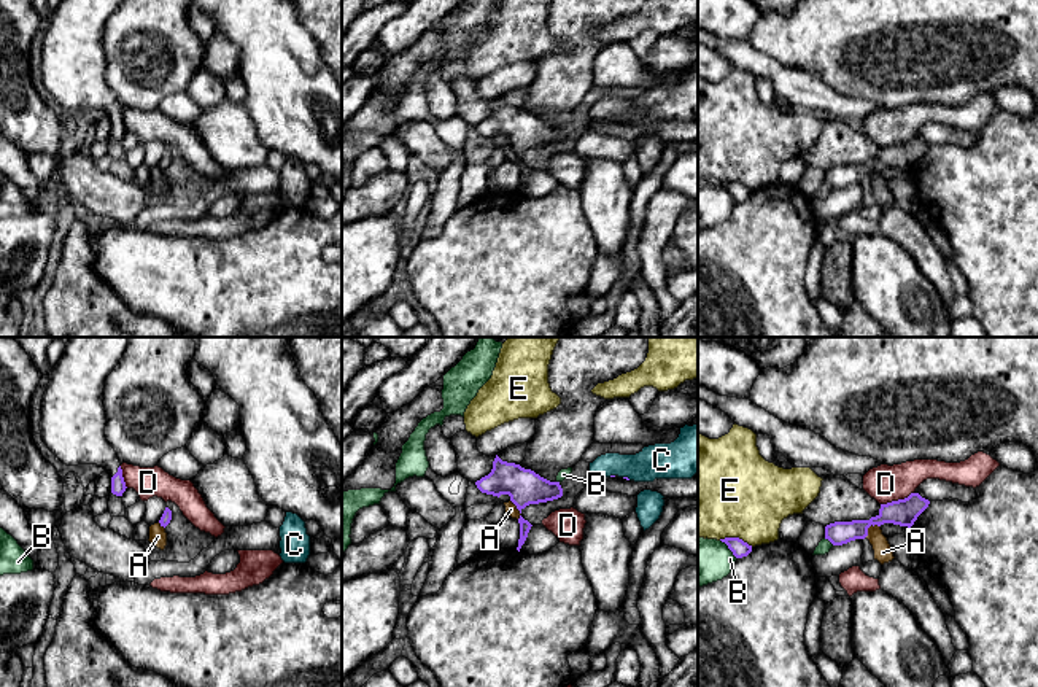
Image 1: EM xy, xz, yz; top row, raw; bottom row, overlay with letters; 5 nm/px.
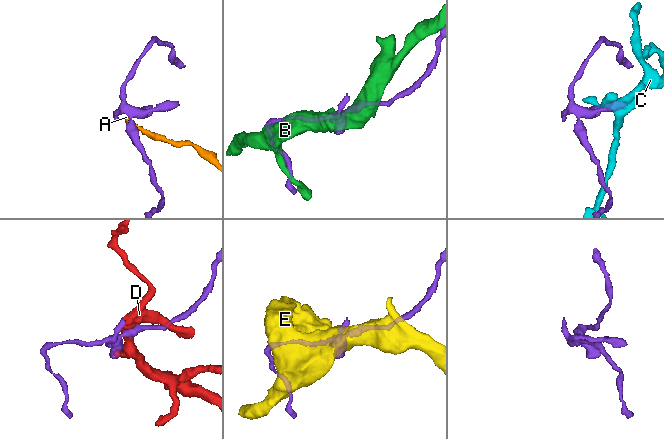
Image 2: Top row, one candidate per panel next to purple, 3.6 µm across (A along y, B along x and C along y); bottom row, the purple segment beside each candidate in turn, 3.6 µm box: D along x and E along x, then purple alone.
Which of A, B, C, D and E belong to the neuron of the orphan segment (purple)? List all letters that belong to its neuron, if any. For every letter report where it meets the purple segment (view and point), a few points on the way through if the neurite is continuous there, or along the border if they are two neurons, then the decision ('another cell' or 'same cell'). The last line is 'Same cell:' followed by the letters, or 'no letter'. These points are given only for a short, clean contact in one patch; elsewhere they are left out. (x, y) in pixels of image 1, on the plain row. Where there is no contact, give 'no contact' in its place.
A: yz (870, 169) | along yz (879, 169), (871, 169), (865, 180) | another cell
B: yz (728, 191) | another cell
C: xz (627, 121) | along xz (623, 120), (630, 123) | another cell
D: yz (898, 143) | another cell
E: yz (736, 182) | another cell
Same cell: no letter

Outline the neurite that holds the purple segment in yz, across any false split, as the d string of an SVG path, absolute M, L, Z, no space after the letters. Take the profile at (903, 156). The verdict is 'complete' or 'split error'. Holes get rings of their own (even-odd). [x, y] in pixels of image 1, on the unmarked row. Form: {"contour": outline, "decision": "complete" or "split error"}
{"contour": "M911 137L904 143L881 148L879 157L870 164L835 165L827 169L825 183L833 189L842 189L855 183L865 183L871 169L893 167L911 172L928 148L930 145L919 137Z", "decision": "complete"}

